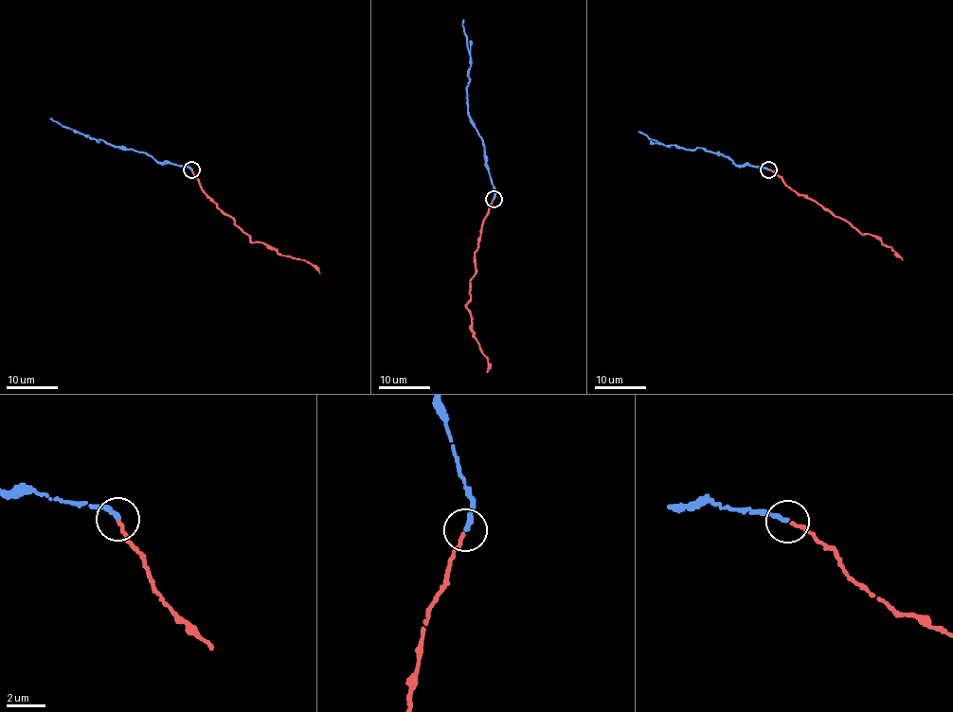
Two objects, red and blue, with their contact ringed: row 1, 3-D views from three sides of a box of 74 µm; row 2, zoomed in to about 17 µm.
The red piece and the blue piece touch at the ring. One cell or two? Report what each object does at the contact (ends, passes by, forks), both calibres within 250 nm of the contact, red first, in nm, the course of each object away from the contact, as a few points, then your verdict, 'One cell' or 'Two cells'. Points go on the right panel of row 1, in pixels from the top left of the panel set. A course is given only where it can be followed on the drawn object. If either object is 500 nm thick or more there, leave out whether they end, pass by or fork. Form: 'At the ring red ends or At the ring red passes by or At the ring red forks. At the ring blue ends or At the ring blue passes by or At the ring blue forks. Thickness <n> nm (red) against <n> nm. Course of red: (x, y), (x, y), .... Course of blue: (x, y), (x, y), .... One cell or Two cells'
At the ring red ends. At the ring blue ends. Thickness 200 nm (red) against 300 nm. Course of red: (770, 169), (791, 189), (822, 205), (862, 233), (878, 236), (882, 243), (902, 259). Course of blue: (768, 169), (747, 164), (737, 166), (728, 157), (701, 148), (685, 150), (664, 145), (639, 131). One cell

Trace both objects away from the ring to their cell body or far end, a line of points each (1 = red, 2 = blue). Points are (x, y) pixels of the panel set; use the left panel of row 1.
1: (191, 169), (203, 191), (248, 234), (251, 241), (263, 242), (278, 254), (309, 262), (320, 273)
2: (191, 169), (161, 163), (145, 153), (97, 141), (49, 117)

